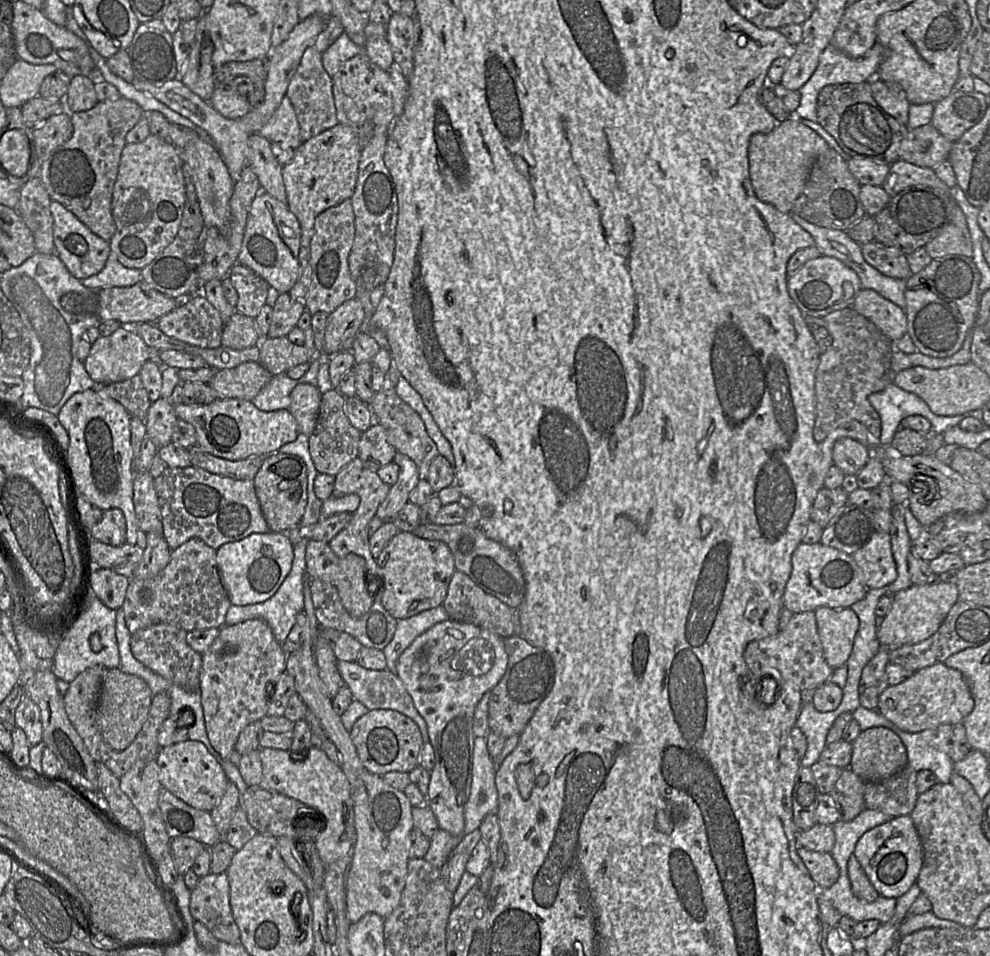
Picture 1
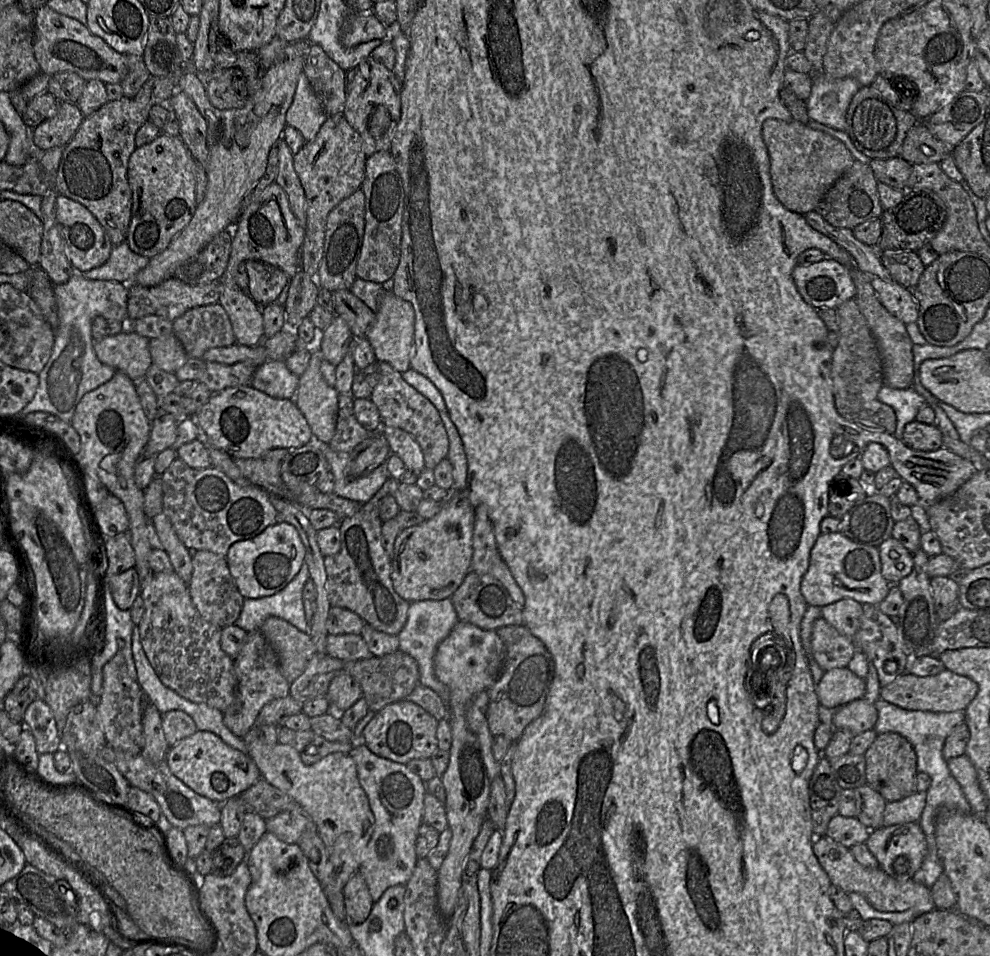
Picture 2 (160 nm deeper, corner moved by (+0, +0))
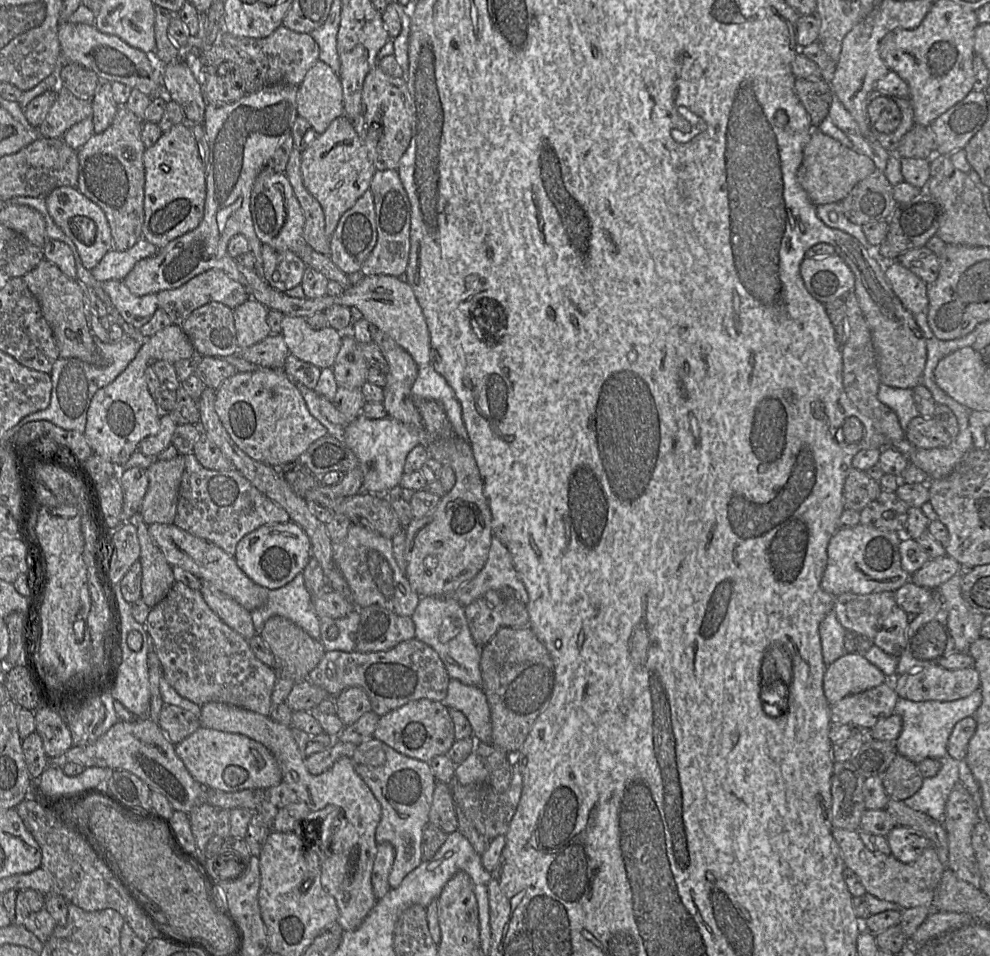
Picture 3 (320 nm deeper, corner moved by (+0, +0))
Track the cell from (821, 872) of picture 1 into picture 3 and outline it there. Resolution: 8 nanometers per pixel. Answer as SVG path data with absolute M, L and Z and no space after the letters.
M834 828L832 835L840 847L845 867L852 870L860 879L866 893L878 899L898 904L903 910L918 906L932 908L935 892L945 872L933 846L929 846L912 863L902 863L893 855L870 851L860 837L861 832Z

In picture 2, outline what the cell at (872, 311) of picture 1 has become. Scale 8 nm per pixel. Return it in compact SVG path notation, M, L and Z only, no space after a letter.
M871 276L871 284L889 313L904 324L916 322L918 305L911 289L903 287L893 279L883 280L877 276Z

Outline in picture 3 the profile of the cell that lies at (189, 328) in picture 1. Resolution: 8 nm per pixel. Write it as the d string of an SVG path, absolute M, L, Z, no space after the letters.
M210 302L197 308L181 328L202 356L231 356L239 350L233 309L222 303Z

